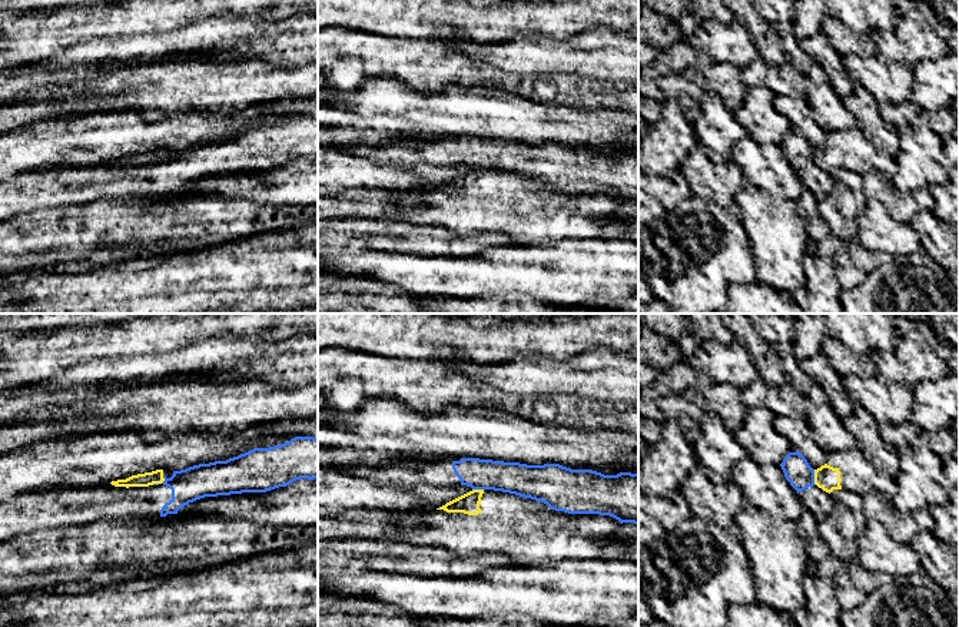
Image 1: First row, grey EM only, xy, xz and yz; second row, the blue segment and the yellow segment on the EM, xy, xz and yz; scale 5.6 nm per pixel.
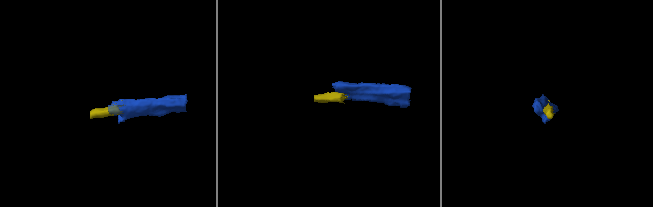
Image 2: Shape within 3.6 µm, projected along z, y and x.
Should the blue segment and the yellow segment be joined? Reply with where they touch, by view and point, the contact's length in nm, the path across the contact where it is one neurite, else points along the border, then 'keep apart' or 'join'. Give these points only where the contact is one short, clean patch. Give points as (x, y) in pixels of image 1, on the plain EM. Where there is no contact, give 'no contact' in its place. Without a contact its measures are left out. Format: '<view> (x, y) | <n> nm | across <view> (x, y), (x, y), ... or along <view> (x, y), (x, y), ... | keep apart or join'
yz (813, 156) | 90 nm | along yz (813, 149), (813, 161), (816, 163) | keep apart

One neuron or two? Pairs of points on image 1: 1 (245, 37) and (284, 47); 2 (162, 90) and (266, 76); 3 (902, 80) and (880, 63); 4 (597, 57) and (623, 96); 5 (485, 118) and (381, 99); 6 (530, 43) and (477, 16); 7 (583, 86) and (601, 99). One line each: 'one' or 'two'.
1: one
2: one
3: one
4: two
5: one
6: two
7: one

